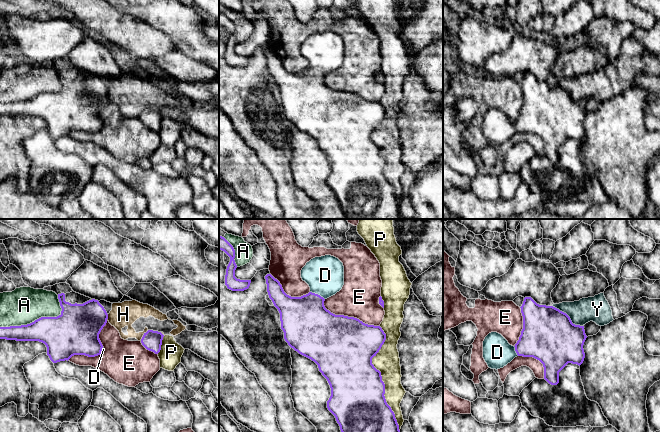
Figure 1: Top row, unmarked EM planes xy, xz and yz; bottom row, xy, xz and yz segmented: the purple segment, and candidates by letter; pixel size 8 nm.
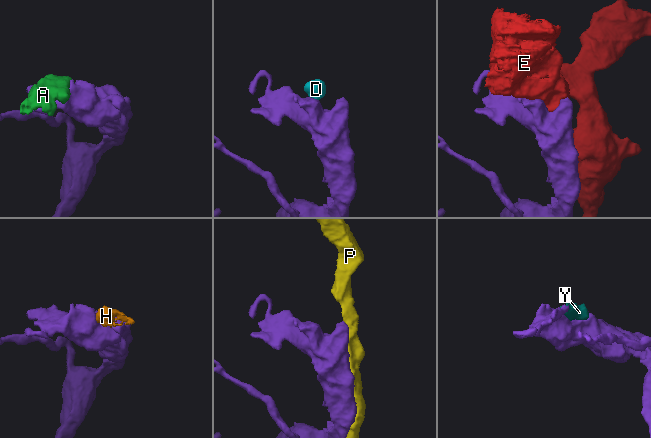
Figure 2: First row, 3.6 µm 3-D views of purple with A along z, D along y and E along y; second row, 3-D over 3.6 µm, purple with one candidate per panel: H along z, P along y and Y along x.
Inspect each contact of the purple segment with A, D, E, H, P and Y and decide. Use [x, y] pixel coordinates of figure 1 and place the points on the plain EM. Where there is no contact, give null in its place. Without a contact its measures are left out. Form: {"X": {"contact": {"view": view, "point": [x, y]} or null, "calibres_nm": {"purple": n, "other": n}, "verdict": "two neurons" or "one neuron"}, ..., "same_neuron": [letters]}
{"A": {"contact": {"view": "xy", "point": [39, 94]}, "calibres_nm": {"purple": 340, "other": 300}, "verdict": "two neurons"}, "D": {"contact": {"view": "xz", "point": [317, 70]}, "calibres_nm": {"purple": 400, "other": 300}, "verdict": "one neuron"}, "E": {"contact": {"view": "xz", "point": [349, 93]}, "calibres_nm": {"purple": 500, "other": 320}, "verdict": "two neurons"}, "H": {"contact": {"view": "xy", "point": [143, 111]}, "calibres_nm": {"purple": 160, "other": 190}, "verdict": "two neurons"}, "P": {"contact": {"view": "xz", "point": [381, 154]}, "calibres_nm": {"purple": 440, "other": 200}, "verdict": "two neurons"}, "Y": {"contact": {"view": "yz", "point": [568, 92]}, "calibres_nm": {"purple": 420, "other": 200}, "verdict": "two neurons"}, "same_neuron": ["D"]}

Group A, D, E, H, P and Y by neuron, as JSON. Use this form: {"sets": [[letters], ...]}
{"sets": [["A", "Y"], ["D"], ["E"], ["H"], ["P"]]}

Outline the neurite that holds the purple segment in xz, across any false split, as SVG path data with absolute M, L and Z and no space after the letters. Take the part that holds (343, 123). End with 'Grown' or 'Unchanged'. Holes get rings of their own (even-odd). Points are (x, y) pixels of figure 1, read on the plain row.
M325 31L321 33L315 33L311 35L309 38L306 39L306 41L301 46L301 54L303 57L305 57L309 63L310 68L306 71L303 71L301 73L291 73L287 71L280 58L275 55L271 50L267 50L265 52L266 60L267 60L267 68L269 71L269 74L272 76L274 82L278 85L280 89L280 97L281 97L281 105L284 108L284 115L288 119L288 121L293 124L295 127L297 127L299 130L311 135L314 137L319 144L319 147L322 149L322 151L327 155L330 164L331 164L331 172L329 176L327 177L327 184L328 186L335 192L337 199L340 202L340 206L344 212L346 219L401 219L400 217L400 206L399 201L397 199L397 196L395 194L395 190L392 187L391 183L387 180L385 175L385 160L382 157L381 148L377 146L374 141L372 140L372 134L376 132L376 130L381 125L382 121L384 120L386 116L386 110L382 106L380 102L374 102L374 101L368 101L363 99L357 94L354 93L348 93L344 91L335 91L331 89L329 86L327 86L324 82L324 77L335 71L337 68L339 68L343 61L344 61L344 42L343 39L336 33L331 31Z. Grown

